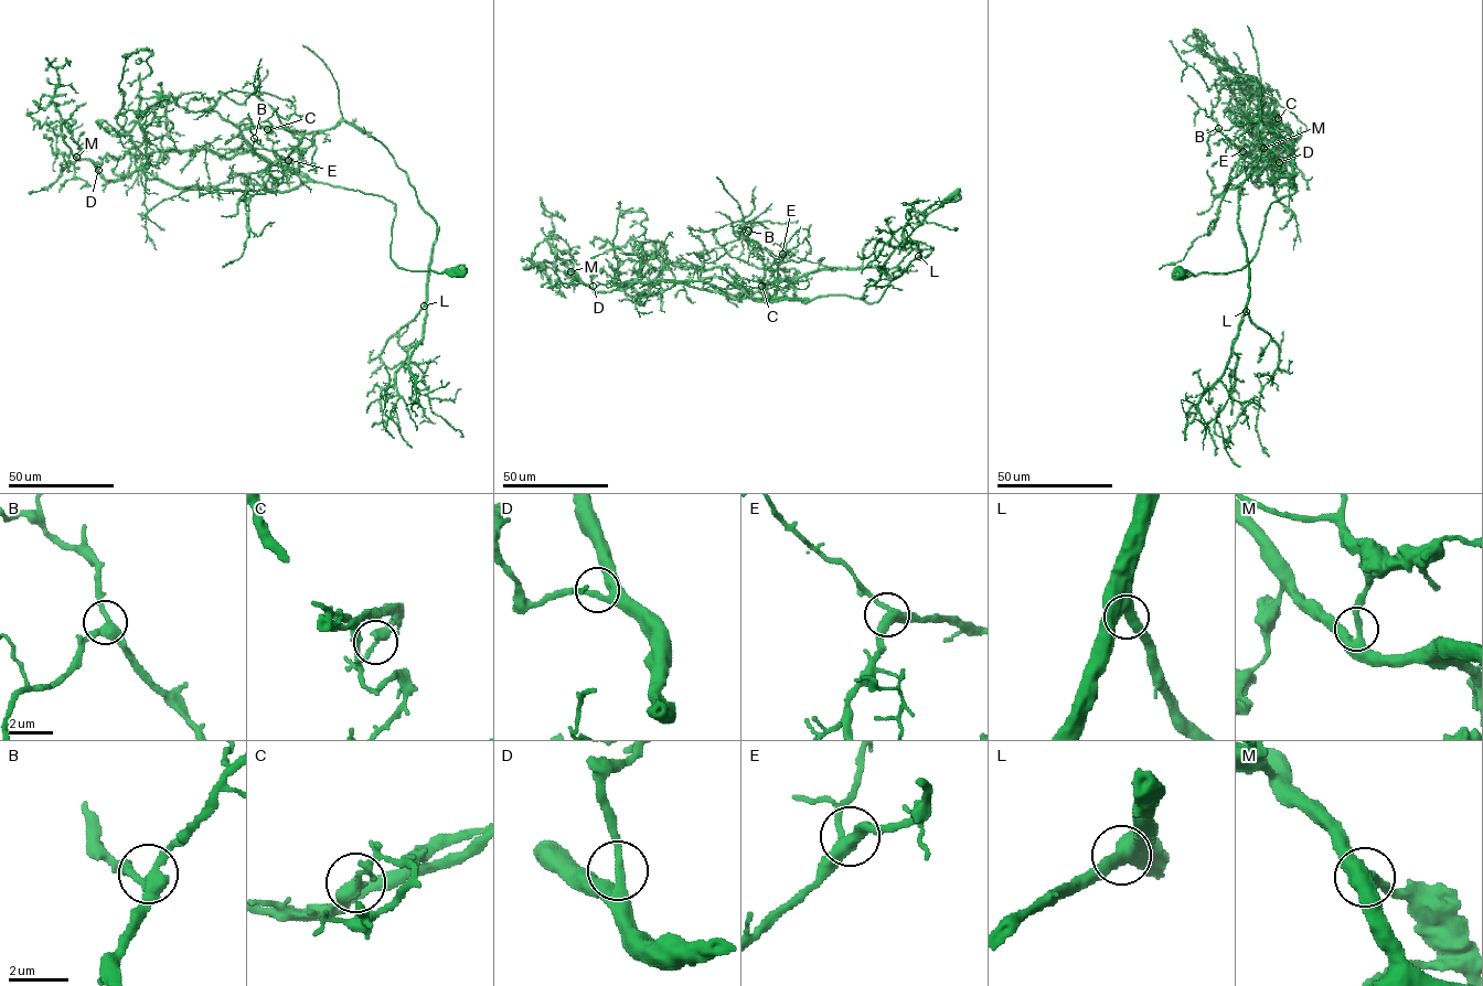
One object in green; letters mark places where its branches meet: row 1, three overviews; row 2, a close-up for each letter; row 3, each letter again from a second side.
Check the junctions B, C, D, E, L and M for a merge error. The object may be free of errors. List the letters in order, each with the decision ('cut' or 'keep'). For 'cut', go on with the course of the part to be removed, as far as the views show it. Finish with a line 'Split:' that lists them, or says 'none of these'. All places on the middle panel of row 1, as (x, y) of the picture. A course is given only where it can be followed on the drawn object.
B: keep
C: cut; course (761, 286), (830, 268), (887, 271), (911, 250), (930, 249), (924, 258), (903, 235), (915, 211), (958, 227)
D: keep
E: keep
L: keep
M: keep
Split: C

